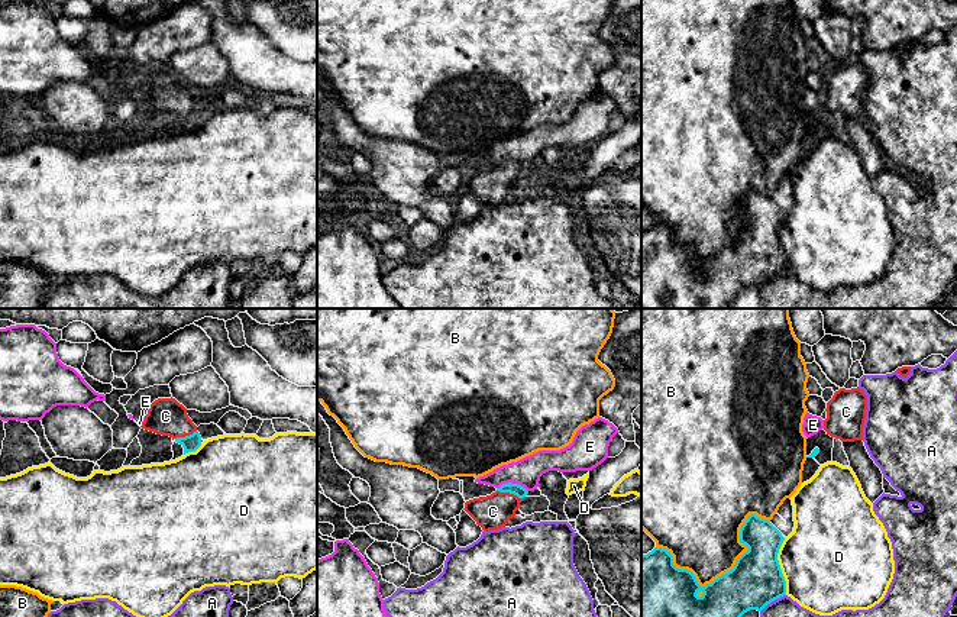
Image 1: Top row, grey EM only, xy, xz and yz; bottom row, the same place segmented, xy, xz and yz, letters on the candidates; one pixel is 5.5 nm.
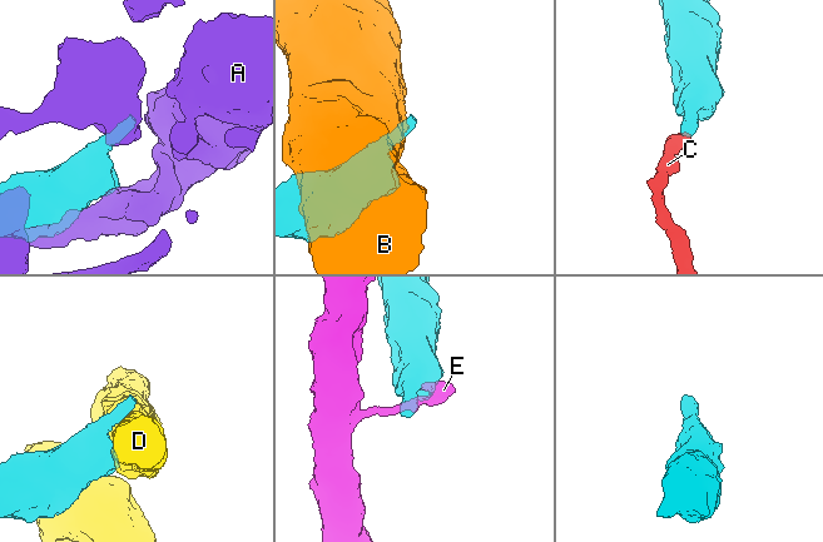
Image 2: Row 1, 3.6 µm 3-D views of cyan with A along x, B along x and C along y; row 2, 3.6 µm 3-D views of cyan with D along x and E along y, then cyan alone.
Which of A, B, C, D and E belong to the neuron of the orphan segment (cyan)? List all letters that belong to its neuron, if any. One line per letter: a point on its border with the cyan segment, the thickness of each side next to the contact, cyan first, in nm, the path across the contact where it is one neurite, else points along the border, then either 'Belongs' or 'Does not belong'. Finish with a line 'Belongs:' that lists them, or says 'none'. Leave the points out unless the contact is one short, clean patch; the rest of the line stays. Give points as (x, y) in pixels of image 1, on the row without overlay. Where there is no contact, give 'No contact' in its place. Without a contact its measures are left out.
A: Touches cyan at yz (772, 275). Thickness 300 nm (cyan) against 320 nm. Does not belong
B: Touches cyan at yz (726, 248). Thickness 300 nm (cyan) against 420 nm. Does not belong
C: Touches cyan at xz (508, 167). Thickness 70 nm (cyan) against 190 nm. Path across: xz (517, 165), (508, 167), (492, 187). Belongs
D: Touches cyan at yz (779, 242). Thickness 300 nm (cyan) against 480 nm. Does not belong
E: Touches cyan at xz (513, 160). Thickness 70 nm (cyan) against 160 nm. Boundary: xz (497, 162), (506, 158), (517, 158), (527, 167). Does not belong
Belongs: C

